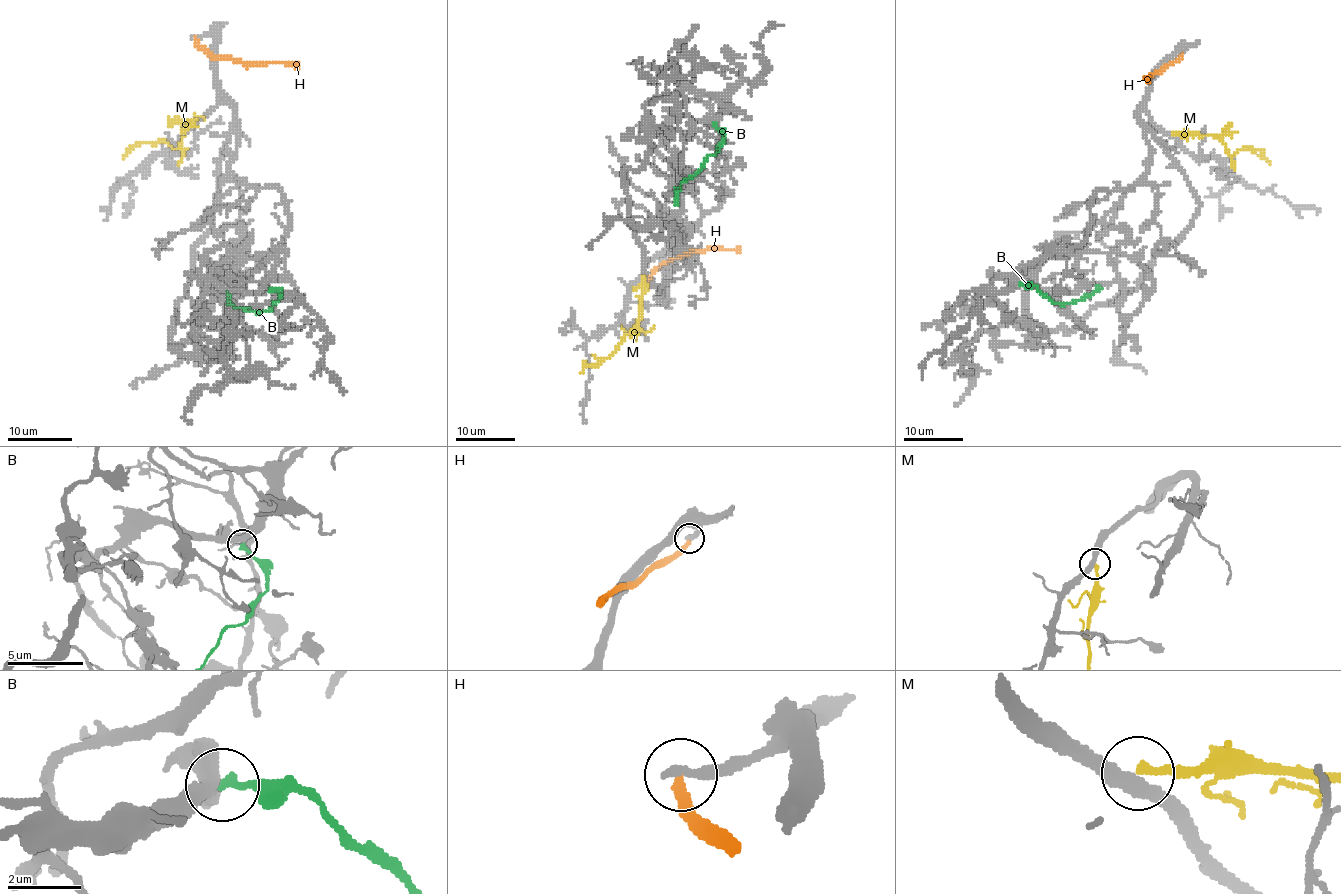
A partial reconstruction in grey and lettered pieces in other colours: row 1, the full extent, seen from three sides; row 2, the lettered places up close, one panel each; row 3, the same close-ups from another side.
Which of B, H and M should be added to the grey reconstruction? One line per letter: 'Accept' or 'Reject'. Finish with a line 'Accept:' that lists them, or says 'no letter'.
B: Reject
H: Reject
M: Reject
Accept: no letter

